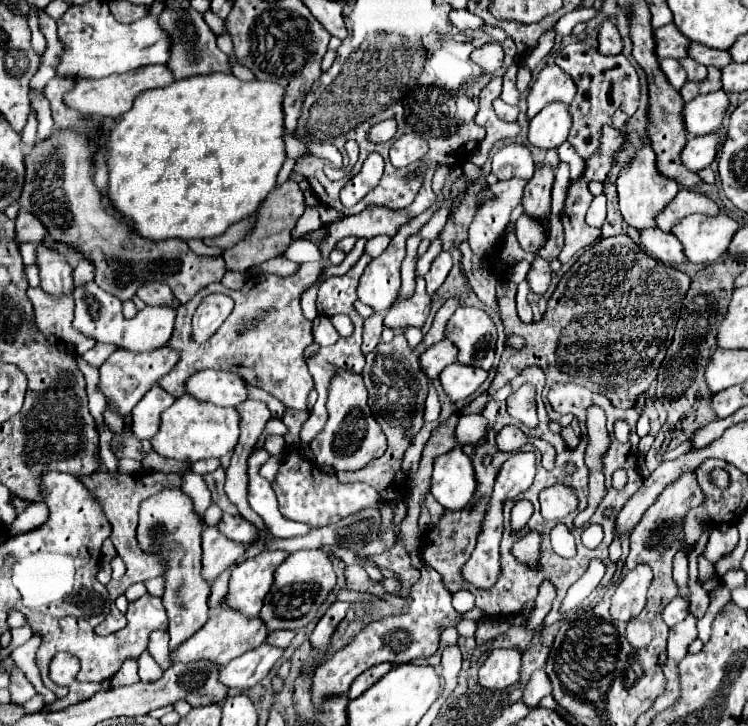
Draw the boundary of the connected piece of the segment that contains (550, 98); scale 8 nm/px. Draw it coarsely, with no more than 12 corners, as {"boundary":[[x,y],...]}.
{"boundary":[[548,62],[528,92],[526,118],[550,102],[570,104],[572,78]]}

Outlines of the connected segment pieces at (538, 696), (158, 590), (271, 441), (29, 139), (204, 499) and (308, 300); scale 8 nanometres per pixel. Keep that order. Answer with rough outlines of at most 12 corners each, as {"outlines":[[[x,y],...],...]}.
{"outlines":[[[536,670],[524,688],[522,702],[536,708],[552,692],[544,670]],[[161,576],[144,582],[147,593],[162,597],[165,580]],[[268,436],[266,450],[272,456],[284,452],[282,436]],[[31,111],[22,131],[22,141],[30,148],[37,140],[38,120]],[[182,472],[182,490],[198,514],[210,506],[210,490],[200,474]],[[319,285],[301,296],[301,308],[308,320],[318,316],[315,301]]]}

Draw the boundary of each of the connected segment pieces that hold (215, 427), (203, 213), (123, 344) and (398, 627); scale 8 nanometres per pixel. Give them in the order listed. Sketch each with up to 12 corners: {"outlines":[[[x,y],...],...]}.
{"outlines":[[[184,394],[150,440],[164,458],[222,458],[238,412]],[[282,86],[146,90],[108,134],[142,238],[216,238],[276,186]],[[88,282],[74,288],[72,326],[132,352],[162,348],[174,308],[148,306],[132,320],[120,300]],[[422,566],[408,610],[370,622],[316,668],[314,702],[380,662],[432,656],[462,616]]]}

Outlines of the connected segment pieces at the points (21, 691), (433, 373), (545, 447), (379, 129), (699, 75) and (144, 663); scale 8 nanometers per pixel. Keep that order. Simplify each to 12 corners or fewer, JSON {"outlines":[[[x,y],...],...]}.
{"outlines":[[[14,668],[10,674],[12,702],[24,704],[36,692],[24,672]],[[450,340],[430,346],[420,356],[420,370],[438,378],[442,368],[456,362]],[[531,438],[531,444],[541,451],[541,462],[546,470],[555,467],[556,451],[546,441]],[[387,119],[374,125],[367,134],[380,143],[394,137],[397,124]],[[690,56],[678,60],[690,82],[706,78],[706,66]],[[150,654],[138,658],[140,680],[154,682],[164,670]]]}

